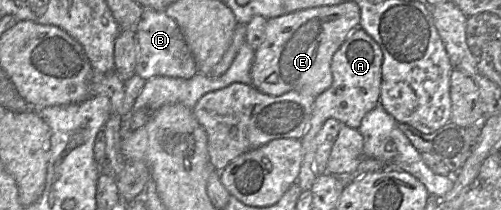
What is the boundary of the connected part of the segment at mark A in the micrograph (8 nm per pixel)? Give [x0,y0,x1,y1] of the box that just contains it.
[297,26,383,190]

